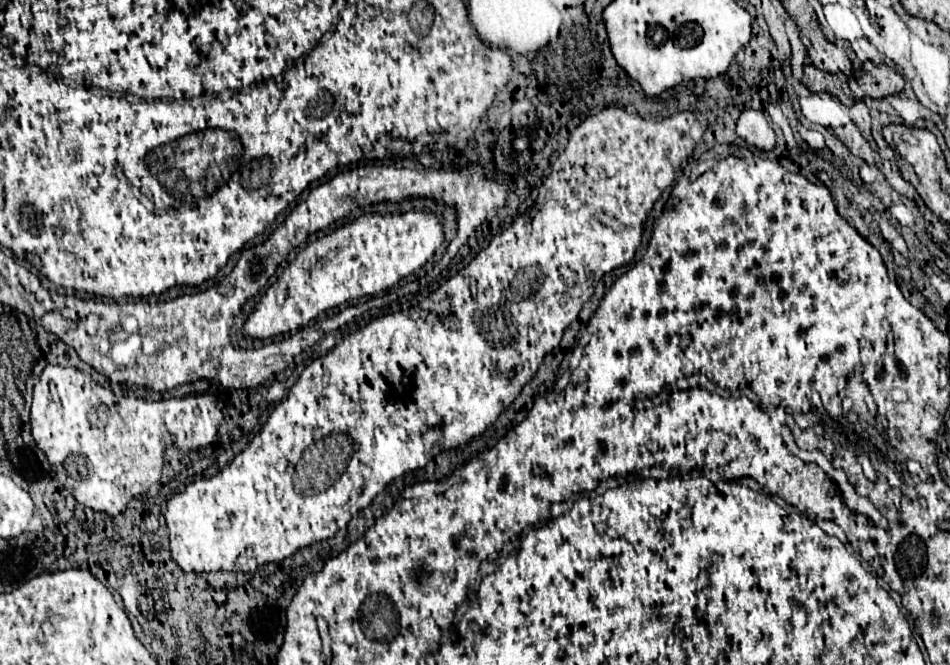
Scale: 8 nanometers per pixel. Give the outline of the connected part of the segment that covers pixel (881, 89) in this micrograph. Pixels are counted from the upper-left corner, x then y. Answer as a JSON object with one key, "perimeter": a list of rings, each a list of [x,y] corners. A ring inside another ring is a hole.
{"perimeter":[[[866,61],[863,73],[857,79],[865,94],[873,99],[881,99],[903,90],[905,81],[894,68]]]}

